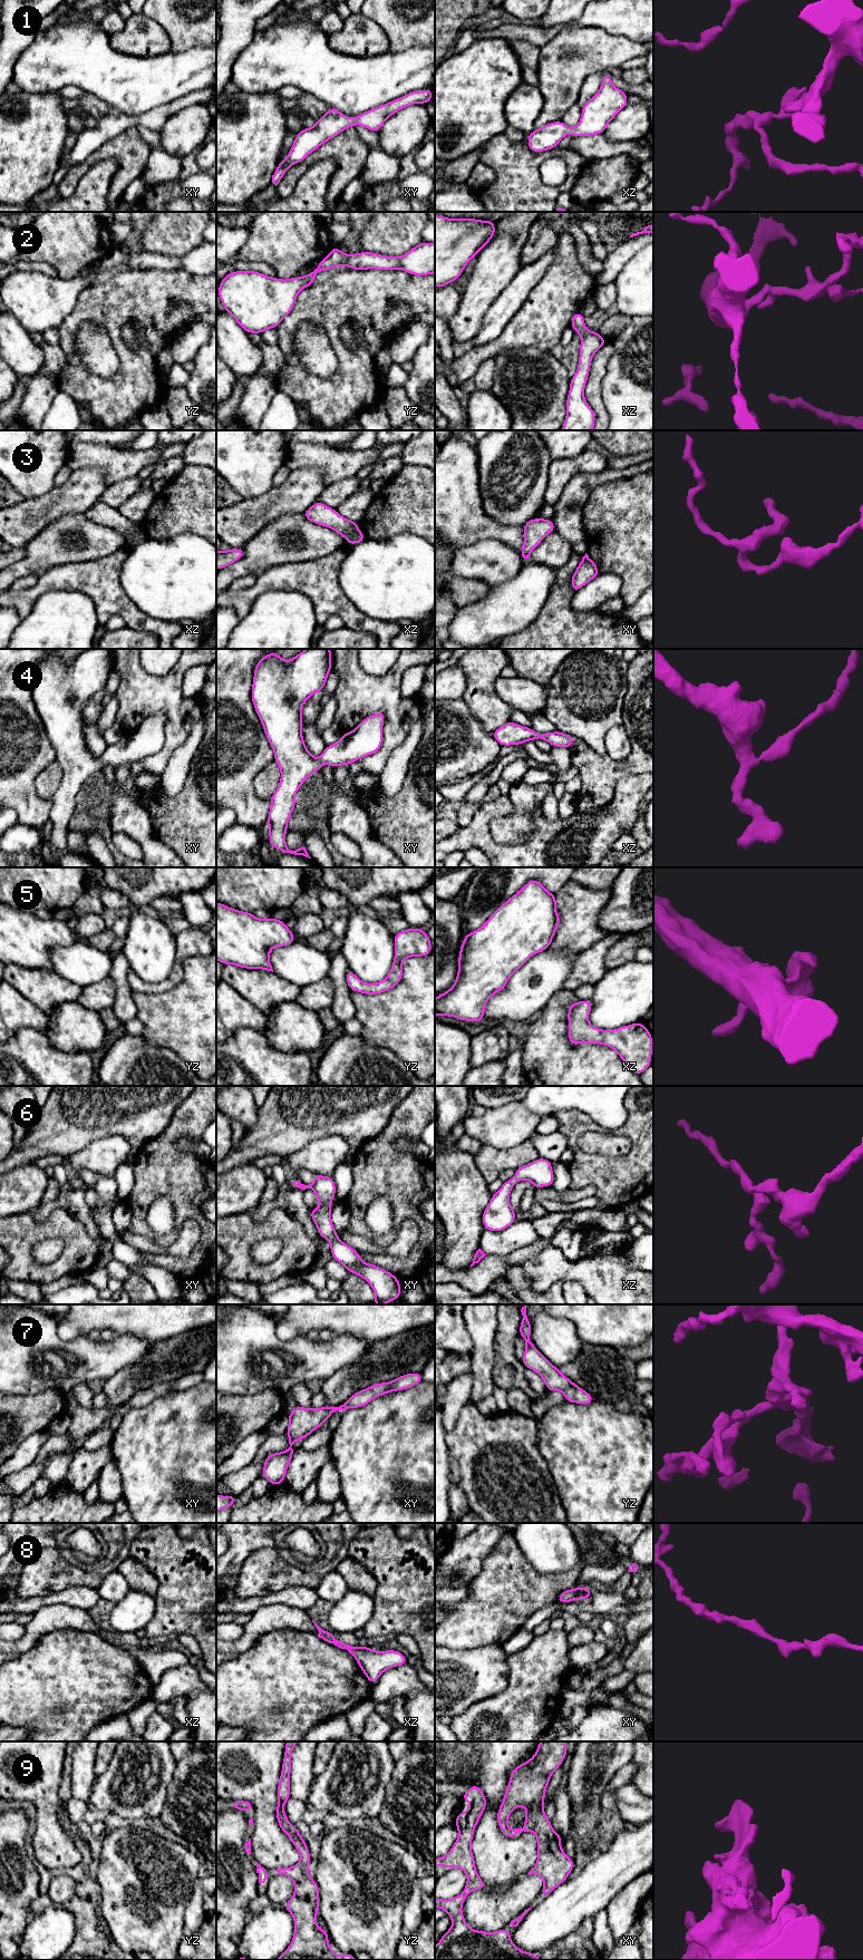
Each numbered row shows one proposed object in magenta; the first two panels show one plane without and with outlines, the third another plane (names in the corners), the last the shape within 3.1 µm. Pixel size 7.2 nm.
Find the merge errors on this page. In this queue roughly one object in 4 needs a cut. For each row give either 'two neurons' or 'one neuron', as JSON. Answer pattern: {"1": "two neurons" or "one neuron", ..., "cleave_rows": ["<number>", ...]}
{"1": "one neuron", "2": "one neuron", "3": "one neuron", "4": "one neuron", "5": "one neuron", "6": "one neuron", "7": "one neuron", "8": "one neuron", "9": "one neuron", "cleave_rows": []}

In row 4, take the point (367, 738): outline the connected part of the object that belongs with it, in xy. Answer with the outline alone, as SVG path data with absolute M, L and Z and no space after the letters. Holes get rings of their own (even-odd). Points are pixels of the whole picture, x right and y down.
M307 649L290 661L270 652L255 664L251 691L256 715L281 770L280 784L270 799L269 843L278 851L309 858L306 847L291 851L285 843L298 789L323 764L350 765L378 751L384 740L385 711L379 711L362 719L355 730L345 732L333 745L326 746L319 758L308 750L301 730L301 710L310 696L322 691L331 669L330 649Z

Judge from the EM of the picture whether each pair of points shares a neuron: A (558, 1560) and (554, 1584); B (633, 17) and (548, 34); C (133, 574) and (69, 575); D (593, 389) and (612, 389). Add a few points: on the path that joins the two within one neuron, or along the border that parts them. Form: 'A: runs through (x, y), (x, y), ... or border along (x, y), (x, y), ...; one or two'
A: border along (531, 1564), (541, 1573), (562, 1573), (580, 1564); two
B: runs through (612, 17), (591, 17), (569, 26); one
C: border along (127, 549), (122, 565), (120, 584), (131, 599); two
D: border along (607, 364), (602, 403), (609, 415); two

